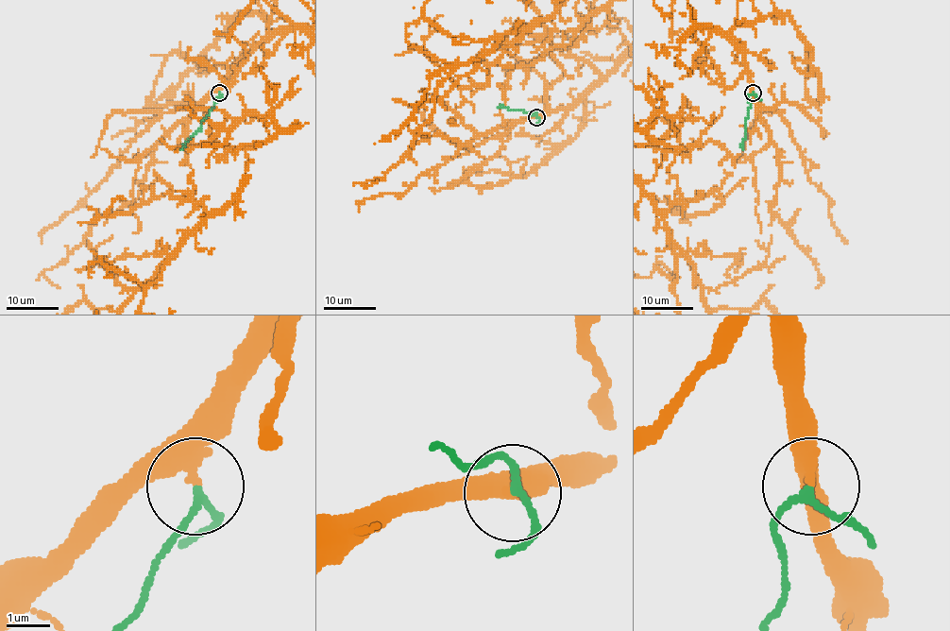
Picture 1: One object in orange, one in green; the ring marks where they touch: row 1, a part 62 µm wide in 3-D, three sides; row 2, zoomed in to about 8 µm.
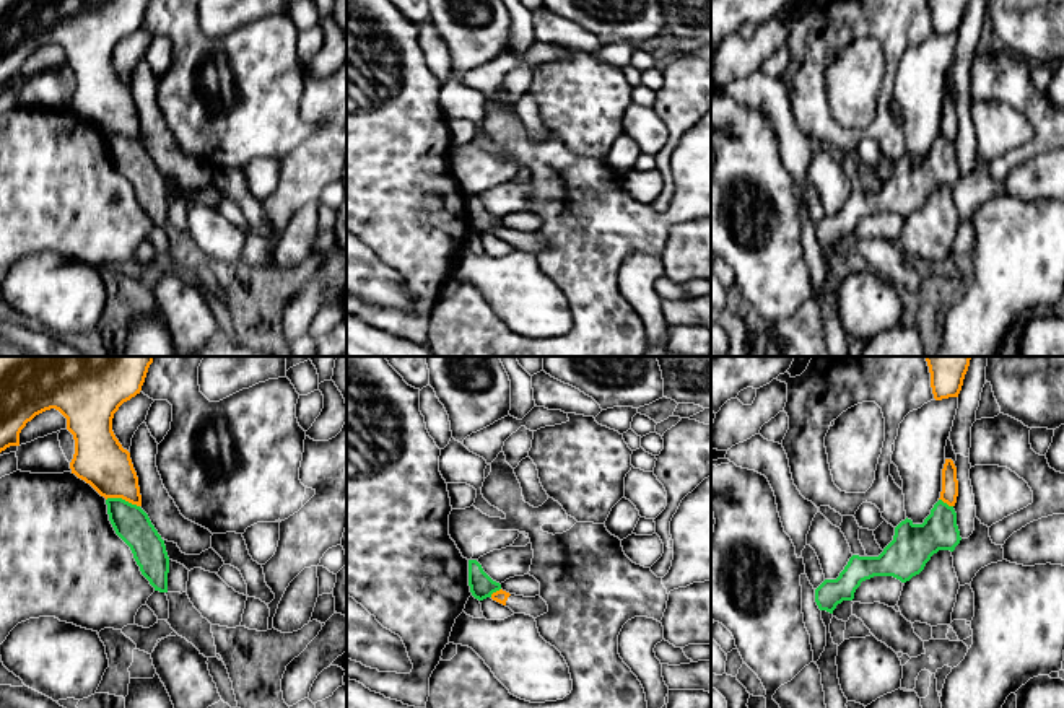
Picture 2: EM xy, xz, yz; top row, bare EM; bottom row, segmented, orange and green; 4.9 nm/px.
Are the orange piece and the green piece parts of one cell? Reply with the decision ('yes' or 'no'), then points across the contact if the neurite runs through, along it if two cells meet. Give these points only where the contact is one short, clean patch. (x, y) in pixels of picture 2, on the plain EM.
no; border xy (106, 134), (124, 134), (139, 142)

